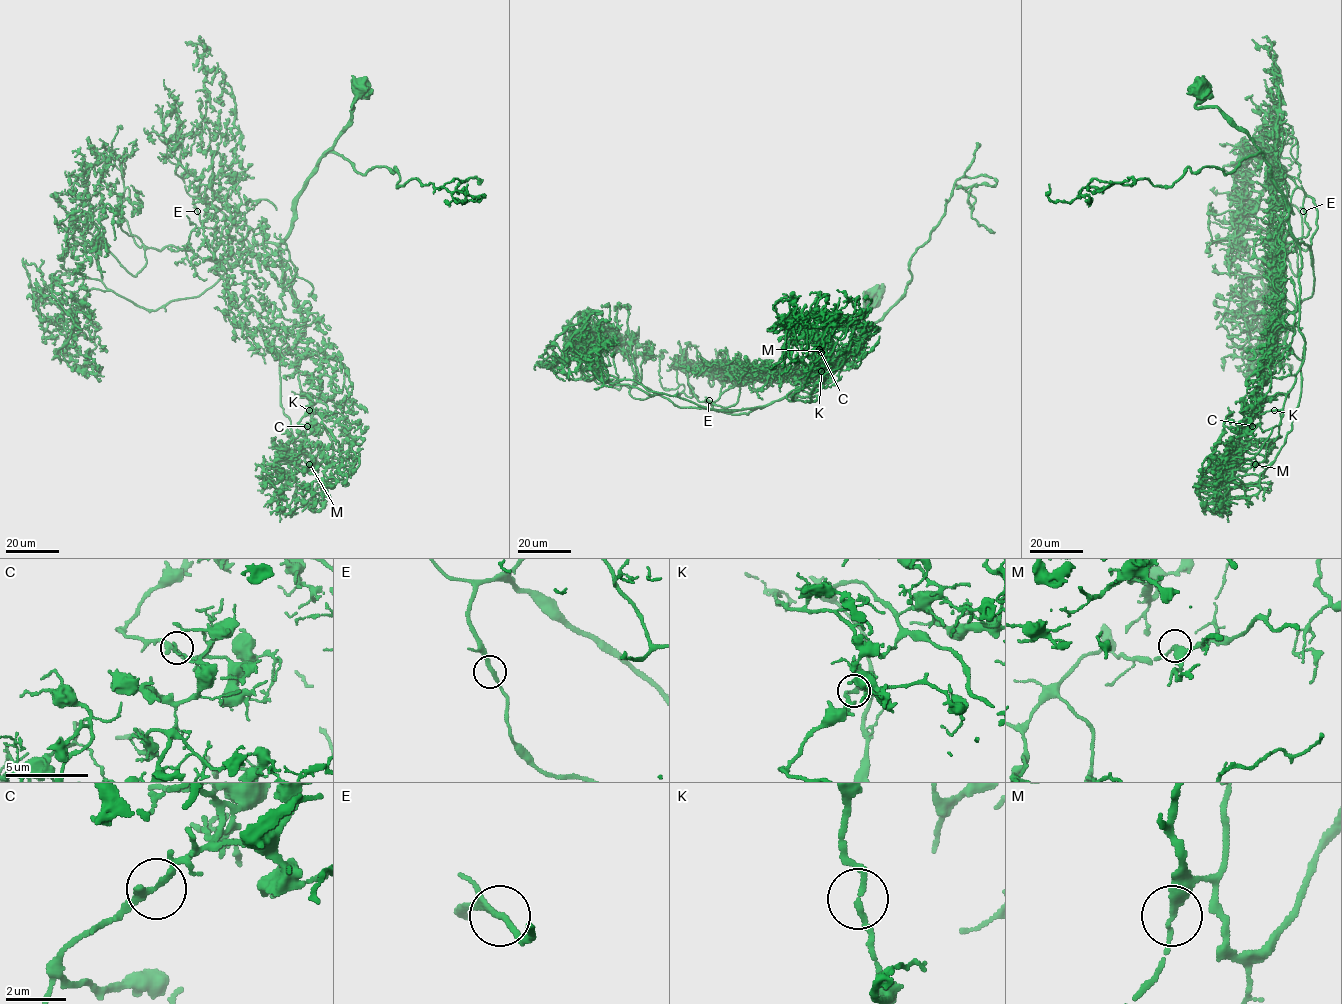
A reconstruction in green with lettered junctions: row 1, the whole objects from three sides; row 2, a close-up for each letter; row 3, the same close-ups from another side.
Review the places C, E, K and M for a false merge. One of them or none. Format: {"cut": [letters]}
{"cut": []}

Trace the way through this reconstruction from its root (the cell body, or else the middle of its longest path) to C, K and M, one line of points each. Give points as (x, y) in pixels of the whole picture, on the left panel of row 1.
C: (360, 86), (351, 120), (315, 166), (280, 245), (304, 327), (295, 354), (311, 403), (299, 422), (307, 426)
K: (360, 86), (351, 120), (315, 166), (280, 245), (281, 269), (304, 327), (295, 354), (309, 410)
M: (360, 86), (351, 120), (315, 166), (280, 245), (305, 333), (280, 359), (281, 406), (298, 464), (309, 464)

